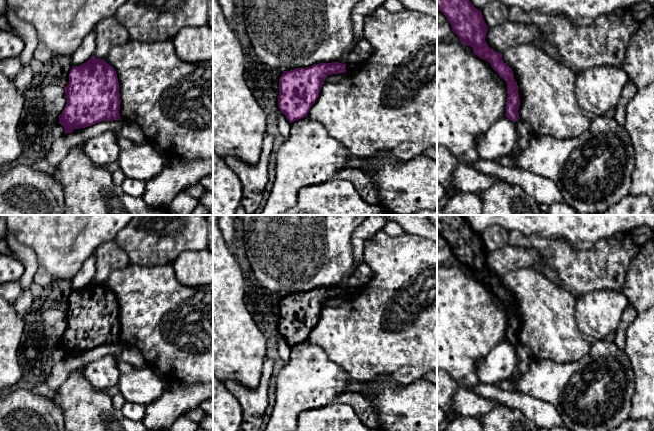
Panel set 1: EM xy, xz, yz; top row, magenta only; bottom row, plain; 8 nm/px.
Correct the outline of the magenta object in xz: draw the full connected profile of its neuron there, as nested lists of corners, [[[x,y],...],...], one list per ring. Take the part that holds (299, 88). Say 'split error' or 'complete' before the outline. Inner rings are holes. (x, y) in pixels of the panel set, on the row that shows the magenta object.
complete | [[[314,64],[311,67],[283,71],[279,79],[278,107],[292,123],[307,117],[328,75],[345,73],[346,64]]]

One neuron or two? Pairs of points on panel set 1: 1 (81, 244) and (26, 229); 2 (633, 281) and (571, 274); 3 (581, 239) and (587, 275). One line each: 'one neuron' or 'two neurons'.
1: one neuron
2: two neurons
3: two neurons

